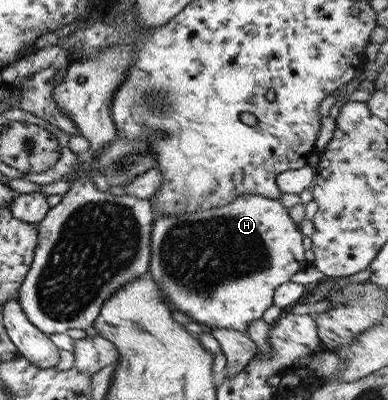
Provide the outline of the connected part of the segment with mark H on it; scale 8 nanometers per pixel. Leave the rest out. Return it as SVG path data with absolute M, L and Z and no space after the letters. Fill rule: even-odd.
M240 195L224 207L154 218L148 271L163 291L170 309L181 311L209 331L226 328L245 332L248 323L261 318L264 310L273 304L274 289L308 264L304 260L306 247L298 225L292 222L279 199Z

